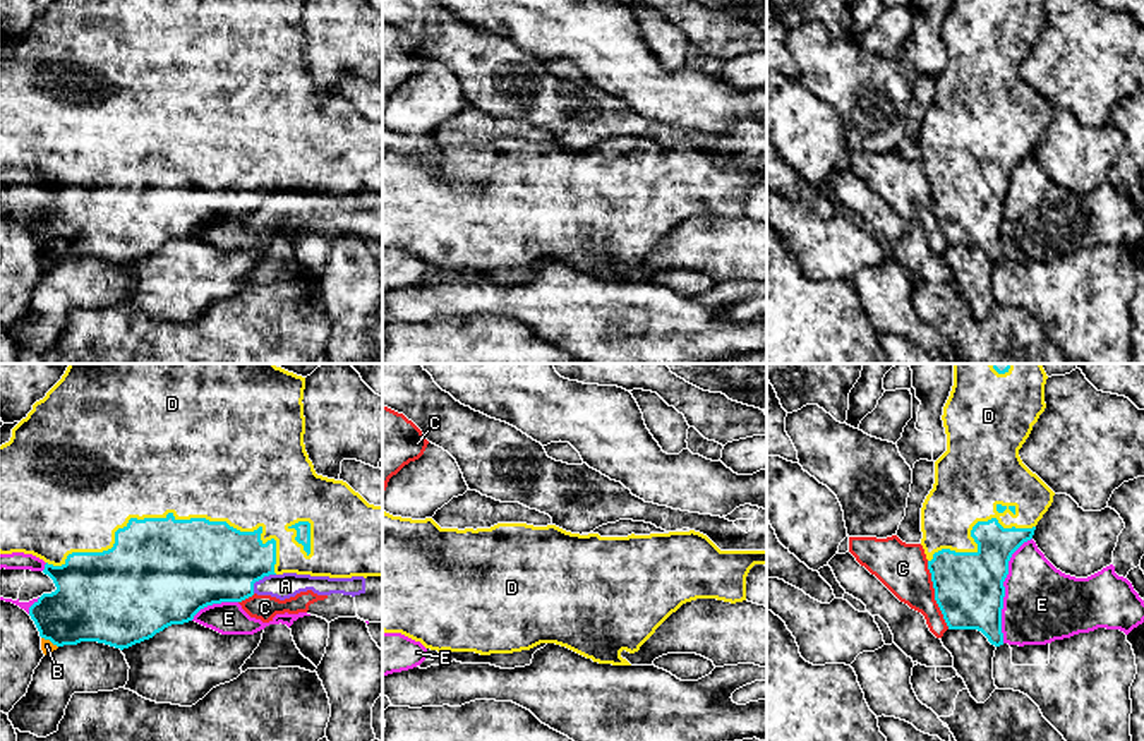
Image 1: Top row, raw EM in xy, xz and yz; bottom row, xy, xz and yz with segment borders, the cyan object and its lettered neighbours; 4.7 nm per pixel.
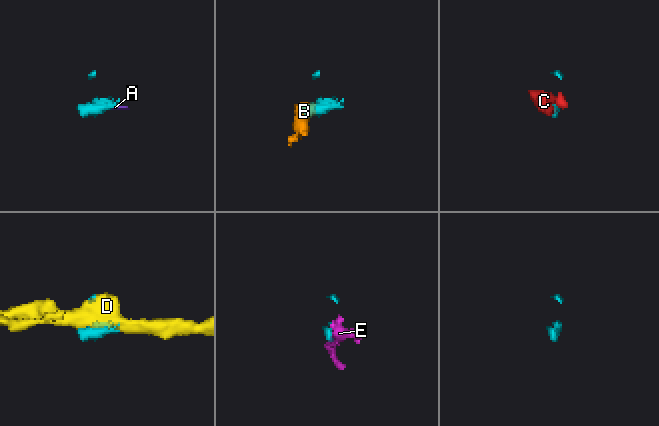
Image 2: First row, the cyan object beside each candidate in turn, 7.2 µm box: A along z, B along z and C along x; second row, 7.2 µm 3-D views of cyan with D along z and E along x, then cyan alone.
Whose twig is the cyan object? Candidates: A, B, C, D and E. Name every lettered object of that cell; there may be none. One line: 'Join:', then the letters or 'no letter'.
Join: D

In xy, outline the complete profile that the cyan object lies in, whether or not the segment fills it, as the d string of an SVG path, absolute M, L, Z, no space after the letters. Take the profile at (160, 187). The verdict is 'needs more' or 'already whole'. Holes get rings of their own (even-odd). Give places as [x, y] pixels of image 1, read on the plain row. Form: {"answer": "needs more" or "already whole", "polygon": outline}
{"answer": "needs more", "polygon": "M55 0L0 62L0 170L24 168L43 175L57 206L31 223L39 252L57 262L98 257L129 264L172 240L184 240L213 220L242 218L269 190L352 194L382 192L382 120L369 120L346 98L317 91L305 67L305 0Z"}

